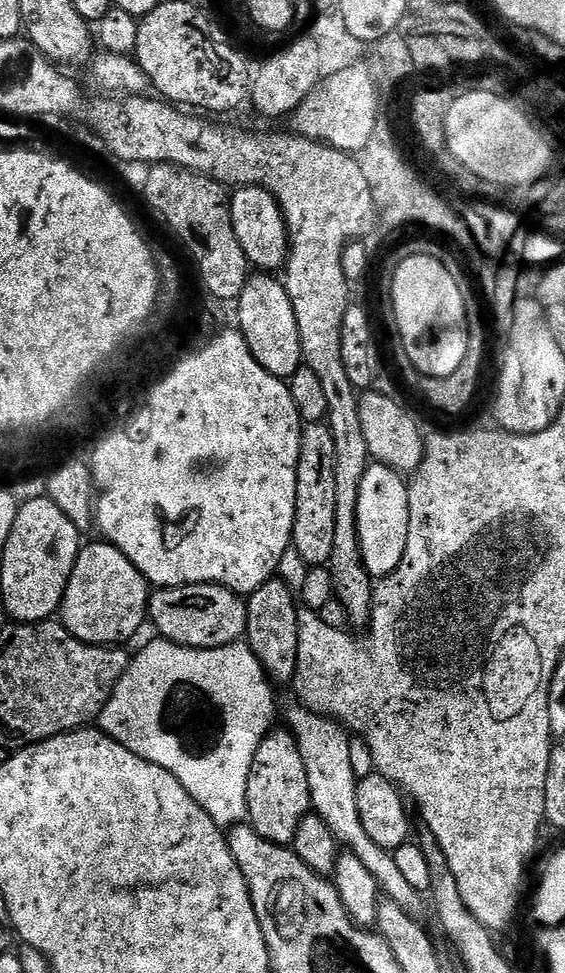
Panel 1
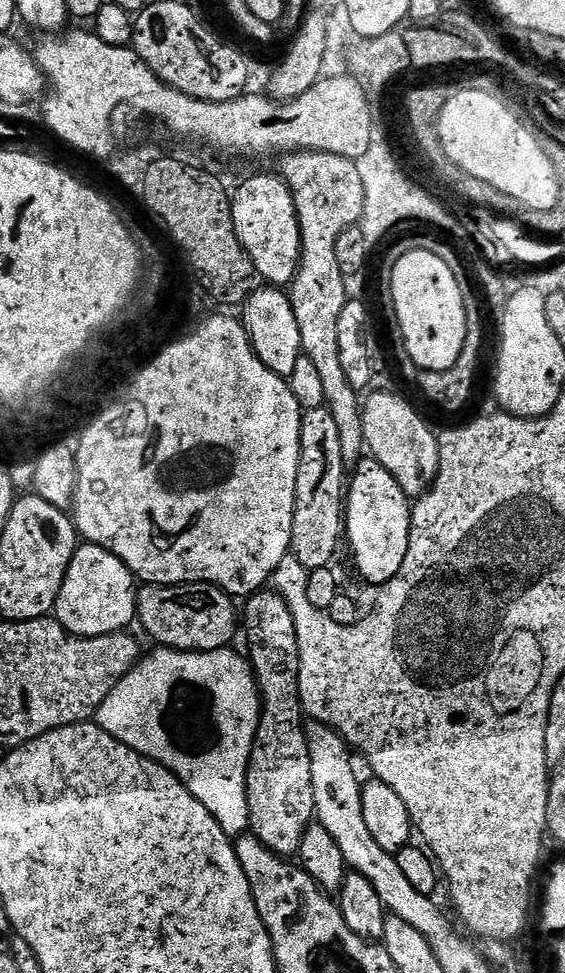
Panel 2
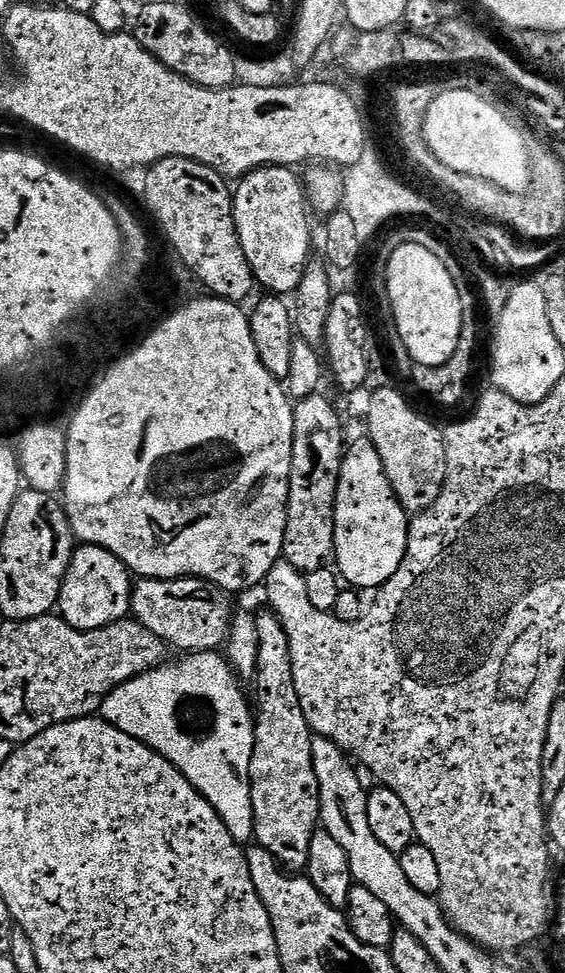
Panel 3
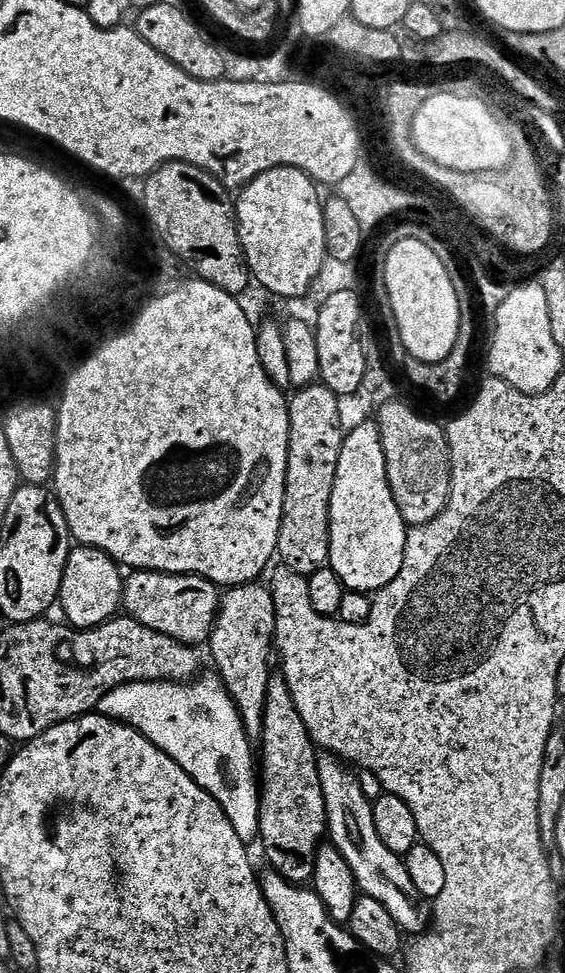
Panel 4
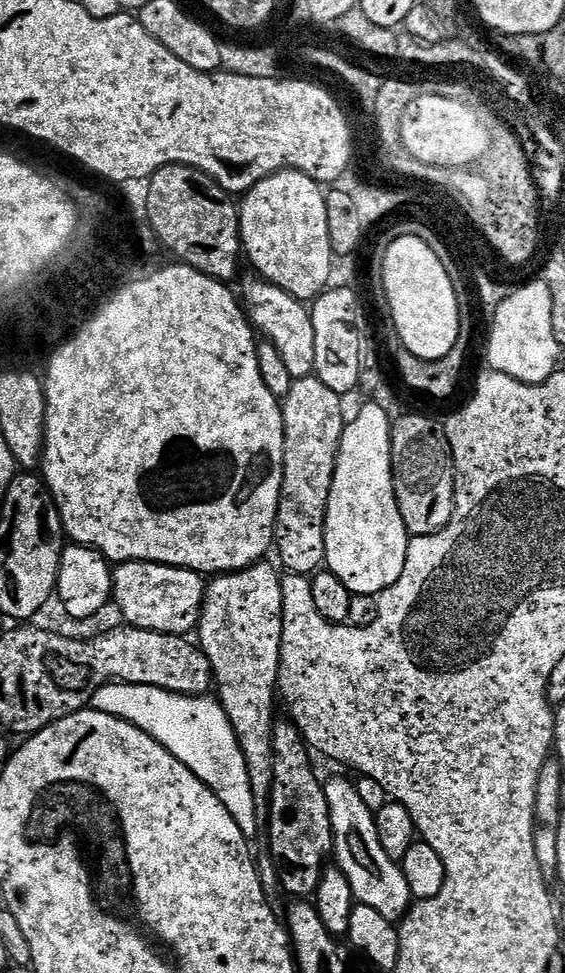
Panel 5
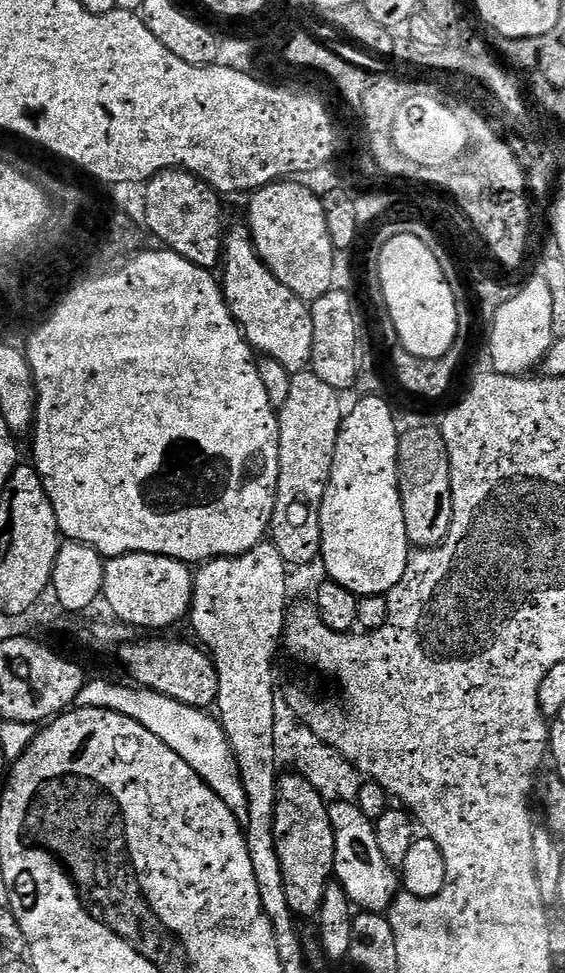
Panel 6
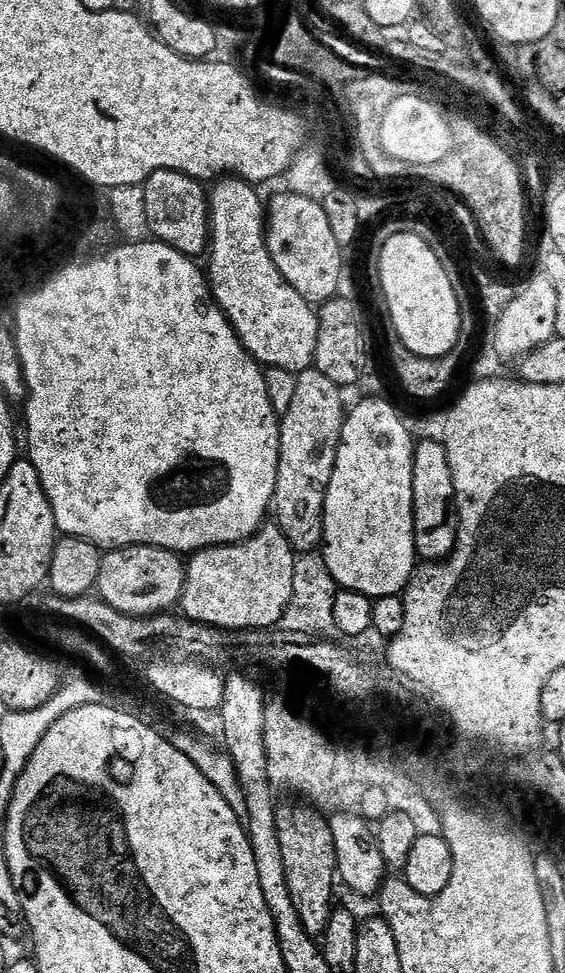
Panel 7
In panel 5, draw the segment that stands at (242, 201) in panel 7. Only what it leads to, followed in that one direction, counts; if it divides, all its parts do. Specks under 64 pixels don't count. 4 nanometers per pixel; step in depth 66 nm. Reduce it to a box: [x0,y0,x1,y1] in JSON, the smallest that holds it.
[242,278,314,380]

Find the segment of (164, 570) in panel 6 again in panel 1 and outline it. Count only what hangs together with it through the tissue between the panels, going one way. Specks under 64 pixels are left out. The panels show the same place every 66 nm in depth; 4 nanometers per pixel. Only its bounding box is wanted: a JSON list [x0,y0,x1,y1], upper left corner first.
[148,584,248,648]

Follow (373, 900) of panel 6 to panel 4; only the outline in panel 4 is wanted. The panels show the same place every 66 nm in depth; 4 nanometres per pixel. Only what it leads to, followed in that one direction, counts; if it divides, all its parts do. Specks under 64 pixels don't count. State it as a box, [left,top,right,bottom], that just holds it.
[316,754,430,933]

